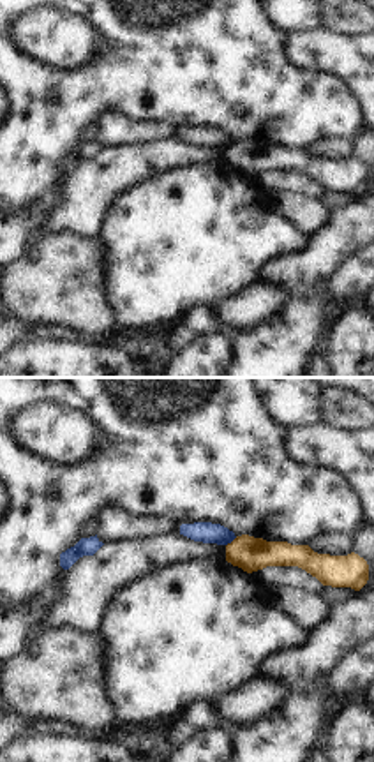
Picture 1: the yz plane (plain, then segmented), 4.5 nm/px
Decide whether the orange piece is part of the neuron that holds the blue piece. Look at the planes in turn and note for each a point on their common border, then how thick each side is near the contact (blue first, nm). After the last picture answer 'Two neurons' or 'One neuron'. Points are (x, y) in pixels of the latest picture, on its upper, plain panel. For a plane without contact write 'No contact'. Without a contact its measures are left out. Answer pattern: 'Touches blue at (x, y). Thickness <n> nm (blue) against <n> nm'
Touches blue at (231, 145). Thickness 100 nm (blue) against 160 nm

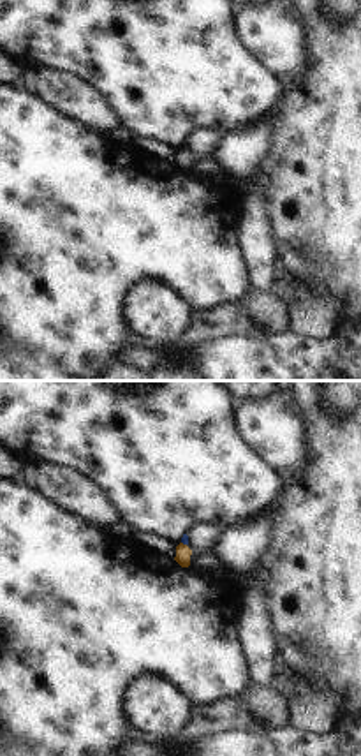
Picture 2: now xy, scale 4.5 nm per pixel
Touches blue at (184, 148). Thickness 30 nm (blue) against 70 nm

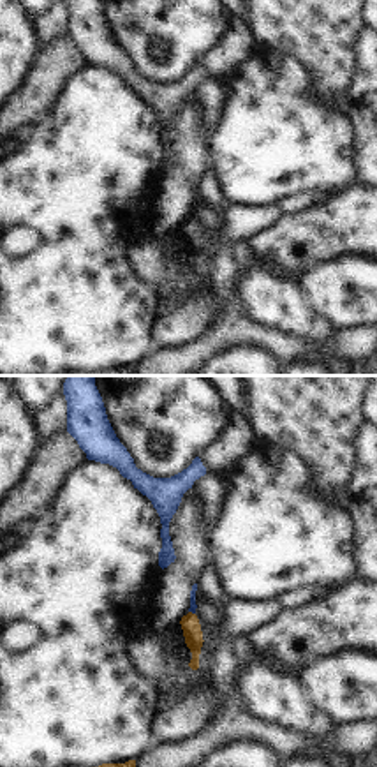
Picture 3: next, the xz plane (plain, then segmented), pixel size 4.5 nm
Touches blue at (192, 217). Thickness 30 nm (blue) against 90 nm

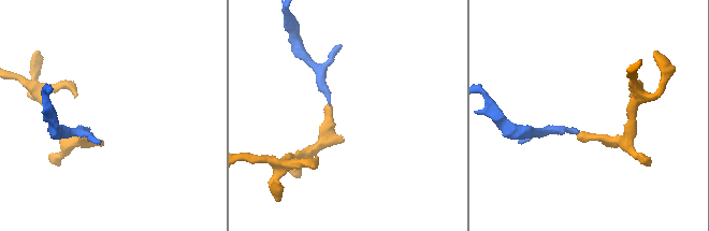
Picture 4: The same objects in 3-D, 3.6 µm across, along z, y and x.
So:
Two neurons

